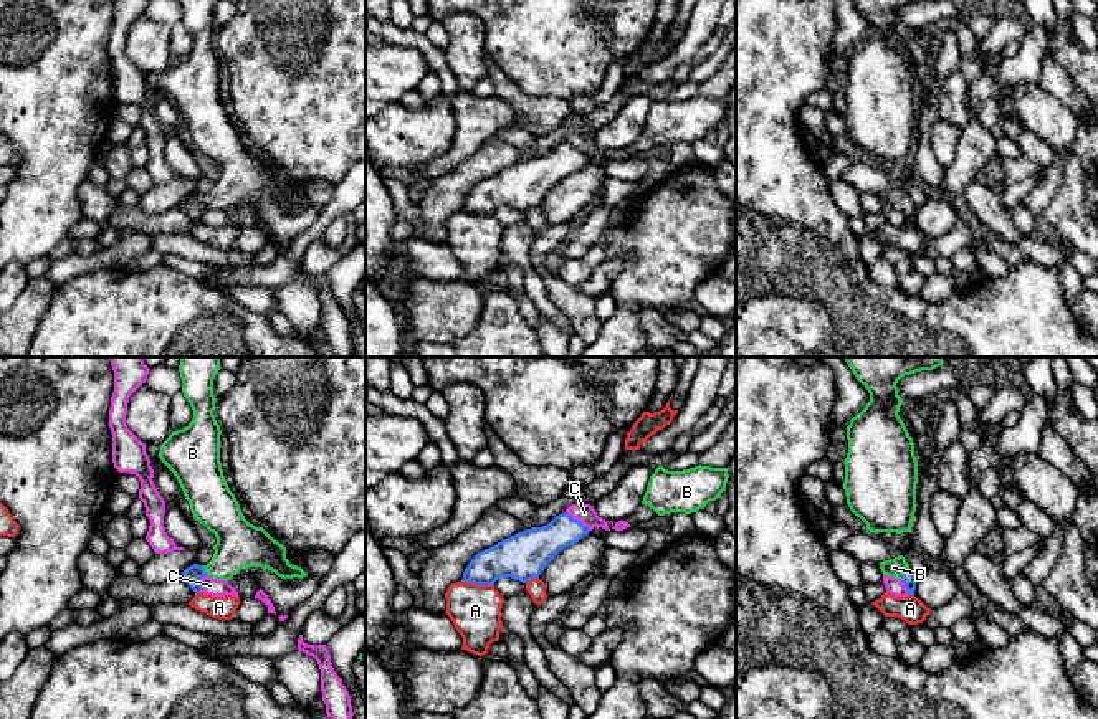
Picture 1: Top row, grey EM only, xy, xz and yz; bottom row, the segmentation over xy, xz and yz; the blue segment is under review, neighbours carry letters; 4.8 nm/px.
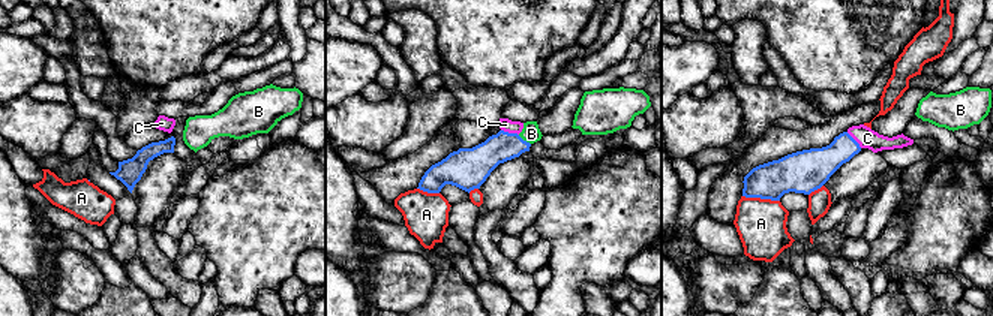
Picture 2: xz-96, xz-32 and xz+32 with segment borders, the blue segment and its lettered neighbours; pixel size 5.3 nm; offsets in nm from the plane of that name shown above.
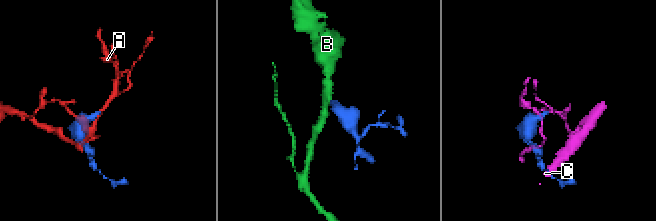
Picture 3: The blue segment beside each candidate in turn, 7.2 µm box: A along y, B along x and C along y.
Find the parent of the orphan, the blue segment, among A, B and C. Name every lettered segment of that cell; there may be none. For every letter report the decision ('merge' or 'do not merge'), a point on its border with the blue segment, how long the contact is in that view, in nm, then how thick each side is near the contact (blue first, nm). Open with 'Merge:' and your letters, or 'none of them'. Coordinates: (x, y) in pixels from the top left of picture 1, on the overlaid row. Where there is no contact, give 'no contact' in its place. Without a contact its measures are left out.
Merge: B
A: do not merge; contact xz (478, 584); length 160 nm; calibres 220 and 260 nm
B: merge; contact yz (903, 574); length 80 nm; calibres 70 and 90 nm
C: do not merge; contact xz (579, 521); length 160 nm; calibres 190 and 90 nm

